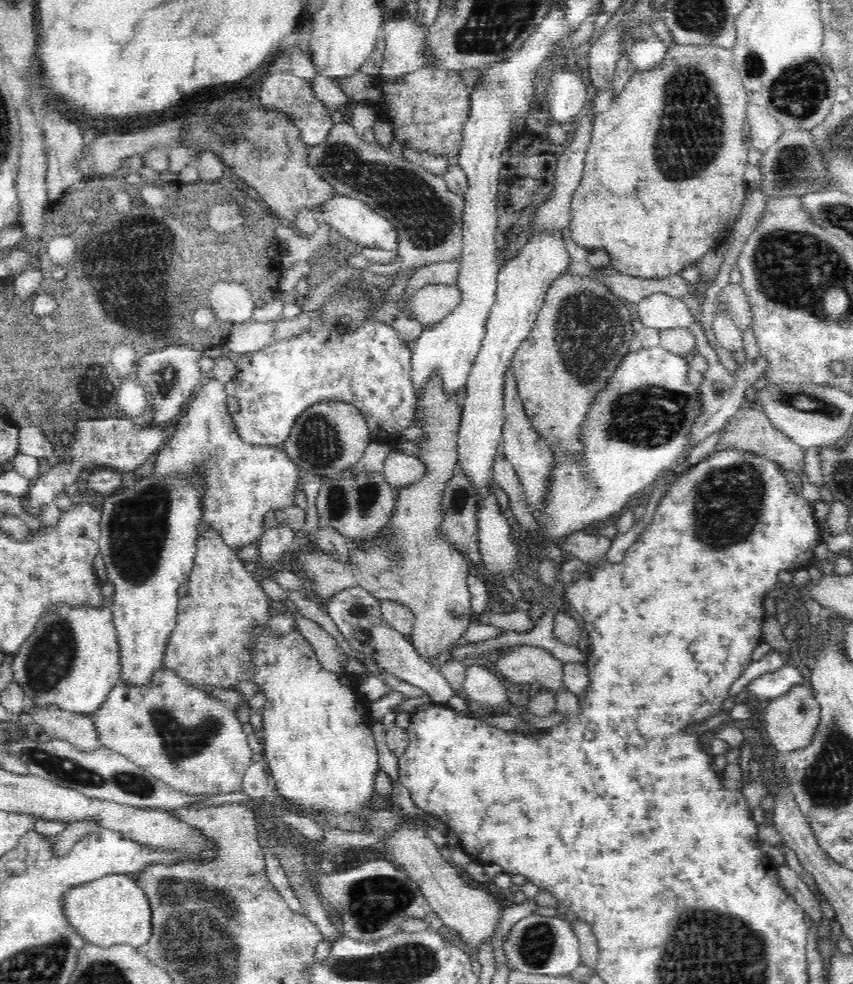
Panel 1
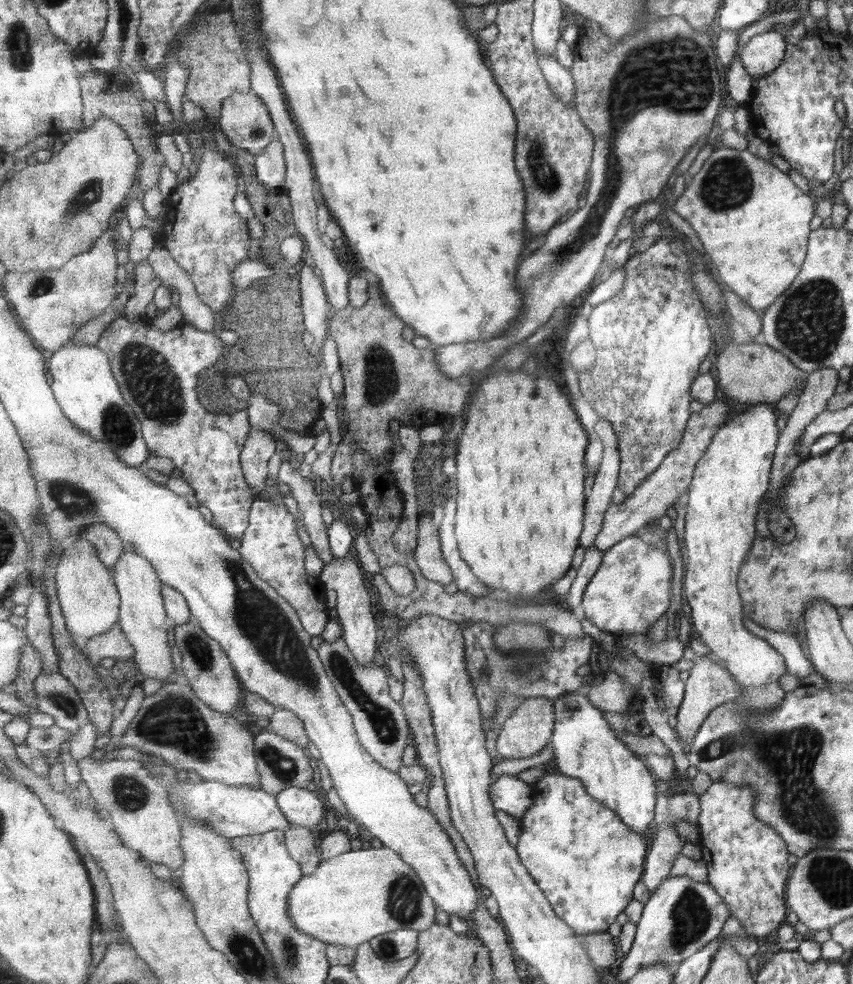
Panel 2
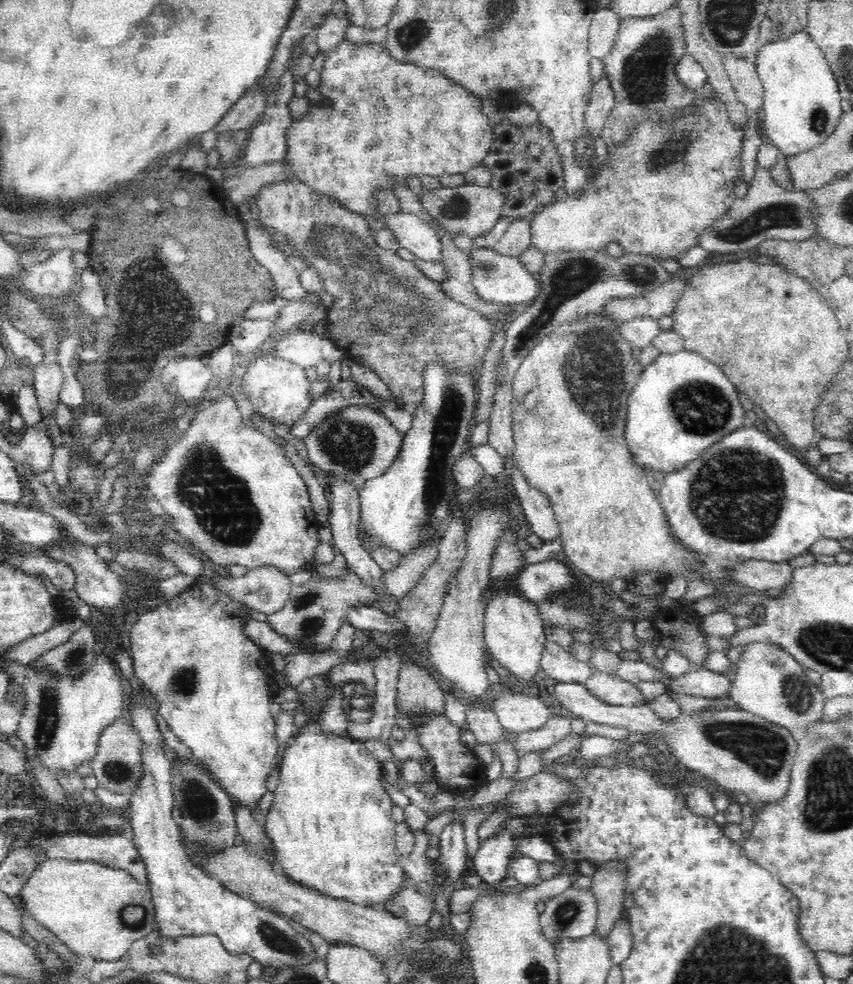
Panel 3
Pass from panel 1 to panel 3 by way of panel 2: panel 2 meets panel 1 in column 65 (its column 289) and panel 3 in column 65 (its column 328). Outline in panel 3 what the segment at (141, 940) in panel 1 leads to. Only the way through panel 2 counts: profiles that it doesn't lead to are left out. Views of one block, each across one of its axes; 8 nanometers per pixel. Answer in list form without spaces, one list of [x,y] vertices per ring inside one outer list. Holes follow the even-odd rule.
[[[49,859],[44,863],[40,864],[36,868],[36,872],[32,874],[30,880],[26,882],[22,892],[20,892],[20,899],[24,903],[25,912],[32,914],[36,920],[41,924],[44,924],[50,931],[52,931],[64,944],[66,944],[70,950],[78,957],[90,955],[98,961],[116,961],[120,960],[127,952],[130,947],[142,938],[146,938],[156,926],[155,921],[155,906],[152,900],[152,893],[150,890],[146,890],[144,886],[138,884],[135,878],[129,876],[125,870],[118,870],[104,866],[103,864],[90,861],[68,861],[63,859]]]

